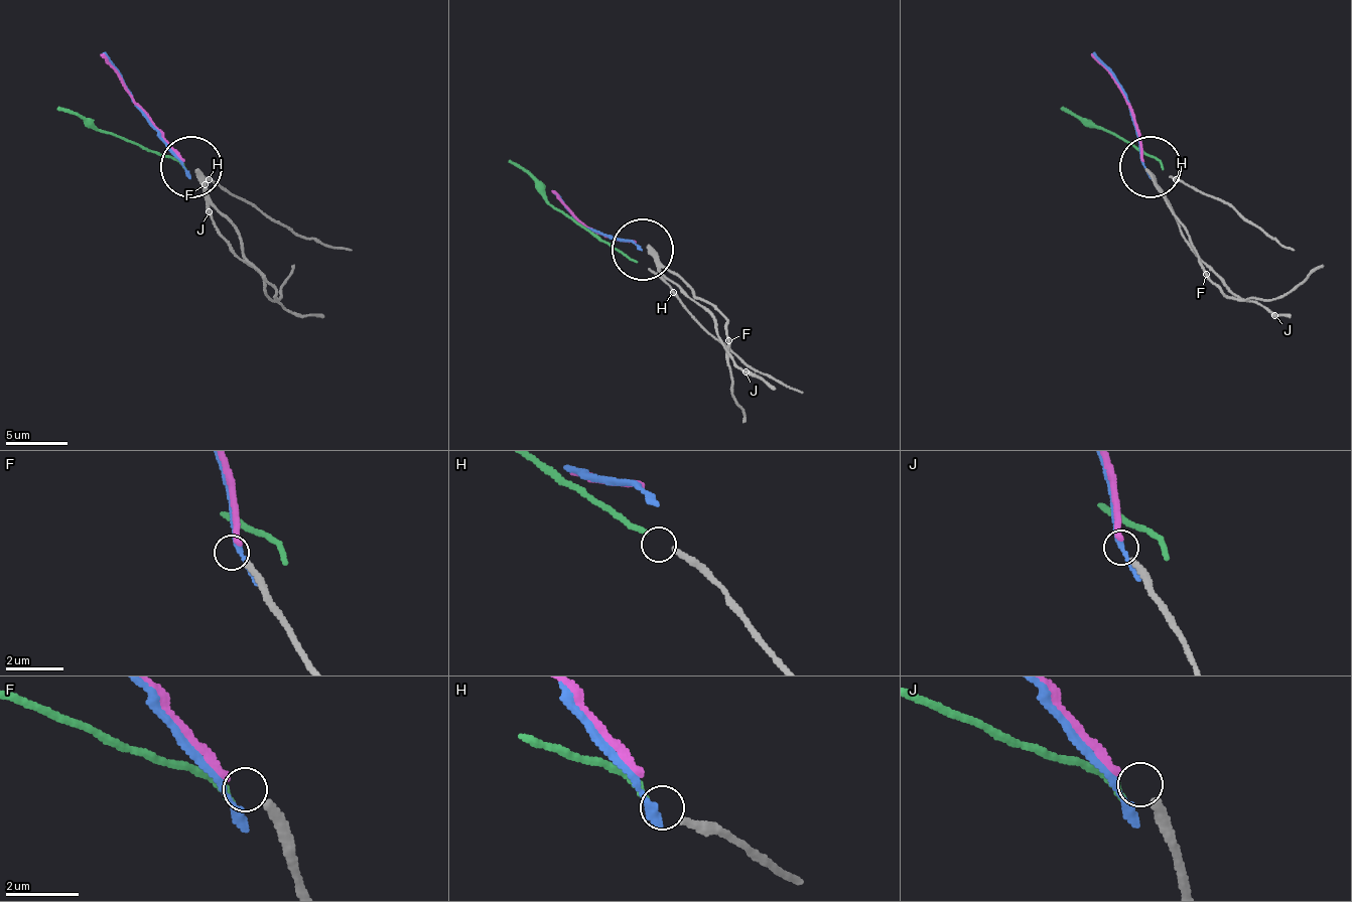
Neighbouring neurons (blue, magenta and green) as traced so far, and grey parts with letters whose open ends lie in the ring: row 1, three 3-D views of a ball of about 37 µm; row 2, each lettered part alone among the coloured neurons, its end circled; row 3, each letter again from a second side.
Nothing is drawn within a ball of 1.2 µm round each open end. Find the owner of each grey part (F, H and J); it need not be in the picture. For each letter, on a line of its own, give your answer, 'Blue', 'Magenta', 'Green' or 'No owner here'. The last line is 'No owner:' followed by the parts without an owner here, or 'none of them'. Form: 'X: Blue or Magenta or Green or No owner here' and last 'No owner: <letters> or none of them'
F: No owner here
H: Green
J: Magenta
No owner: F

